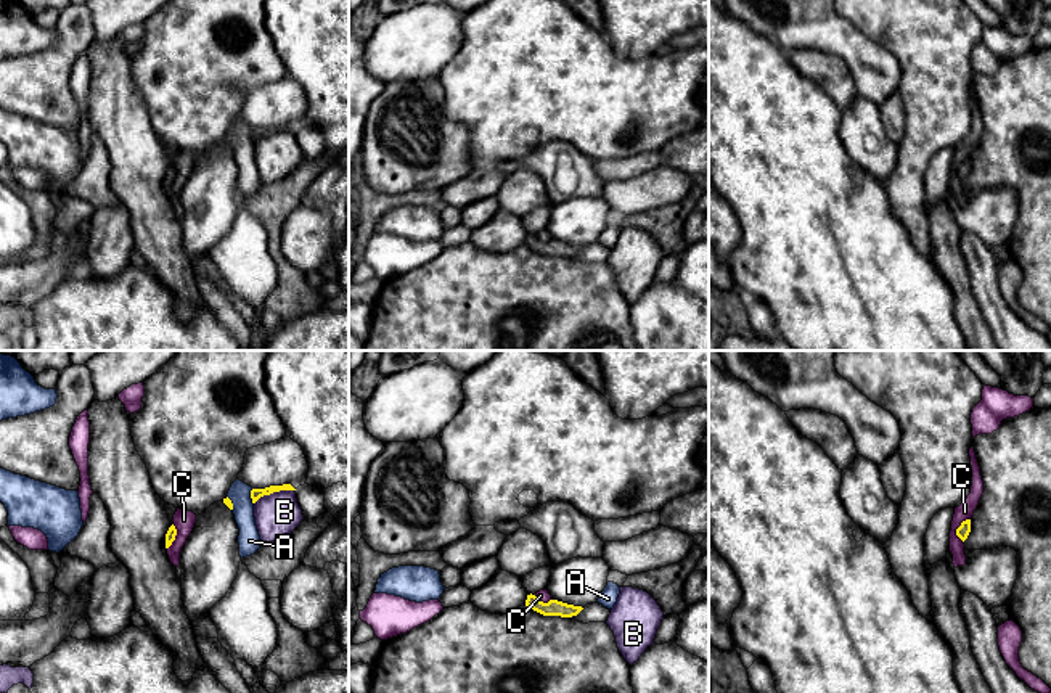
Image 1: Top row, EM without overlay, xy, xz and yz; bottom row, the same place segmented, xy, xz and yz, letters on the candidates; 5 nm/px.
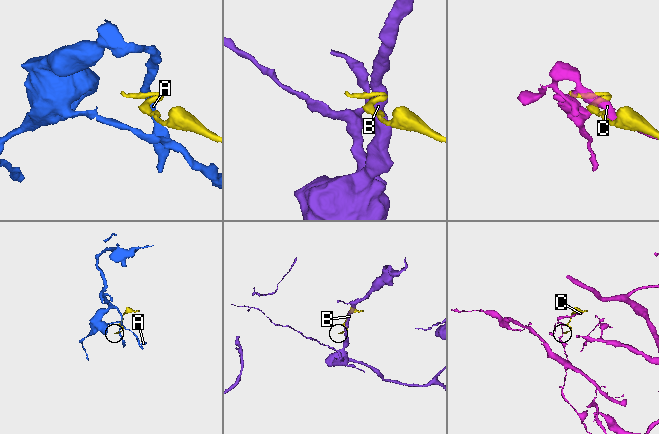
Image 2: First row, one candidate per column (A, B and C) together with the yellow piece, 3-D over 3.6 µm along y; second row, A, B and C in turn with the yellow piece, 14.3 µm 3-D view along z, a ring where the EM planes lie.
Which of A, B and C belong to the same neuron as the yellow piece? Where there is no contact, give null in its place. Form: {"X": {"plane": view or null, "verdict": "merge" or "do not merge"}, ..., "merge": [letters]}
{"A": {"plane": "xy", "verdict": "do not merge"}, "B": {"plane": "xy", "verdict": "do not merge"}, "C": {"plane": "yz", "verdict": "do not merge"}, "merge": []}

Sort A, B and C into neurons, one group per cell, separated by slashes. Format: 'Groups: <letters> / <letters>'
Groups: A / B / C

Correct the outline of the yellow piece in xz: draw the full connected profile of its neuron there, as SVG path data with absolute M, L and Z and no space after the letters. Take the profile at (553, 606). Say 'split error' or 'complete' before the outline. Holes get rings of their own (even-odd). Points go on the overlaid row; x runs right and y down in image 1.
complete; M532 593L527 595L526 606L543 616L561 616L561 617L577 616L583 609L582 606L567 605L558 600L550 600L548 603L543 603Z

